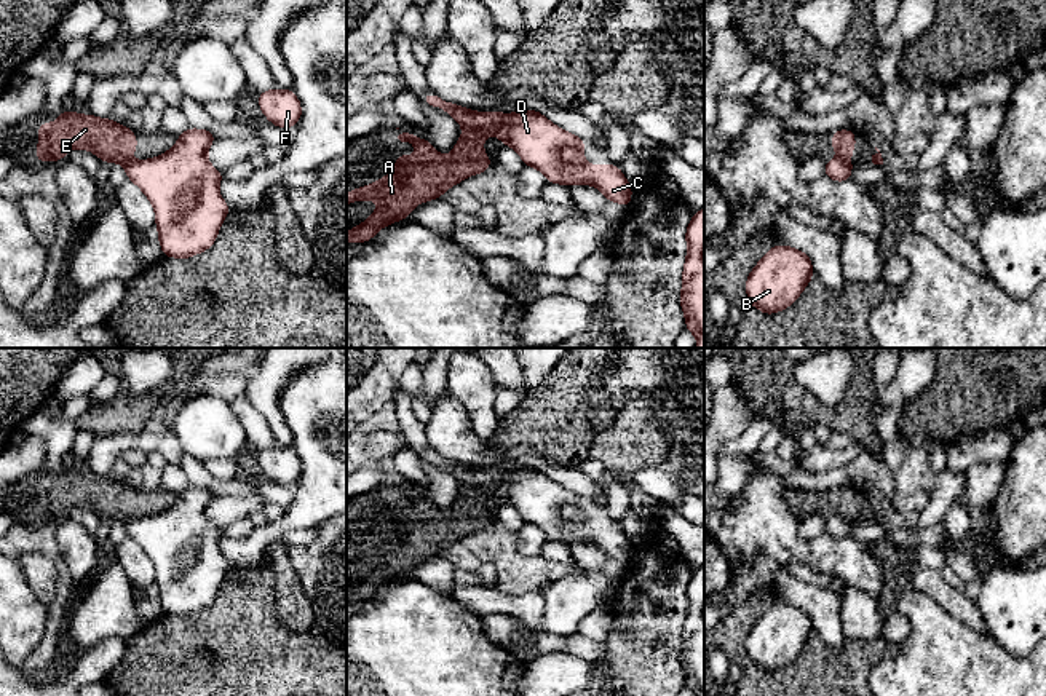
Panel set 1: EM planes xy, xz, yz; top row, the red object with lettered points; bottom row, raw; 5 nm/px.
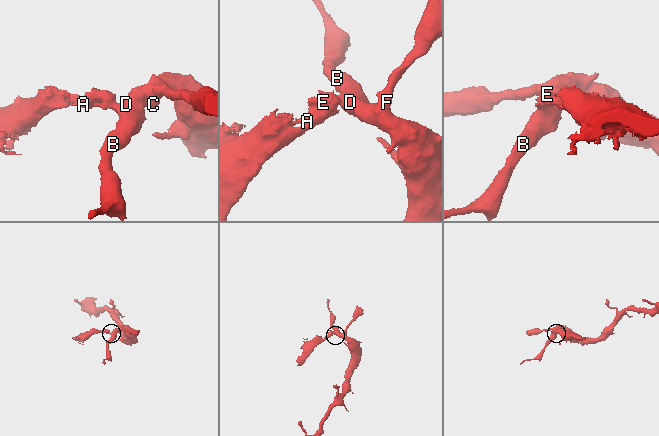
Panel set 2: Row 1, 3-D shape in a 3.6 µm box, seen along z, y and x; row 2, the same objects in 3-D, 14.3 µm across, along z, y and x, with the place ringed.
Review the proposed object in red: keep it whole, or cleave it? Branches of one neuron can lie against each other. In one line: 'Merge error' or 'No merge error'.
Merge error

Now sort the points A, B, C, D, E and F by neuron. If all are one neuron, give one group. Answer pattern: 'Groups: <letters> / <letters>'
Groups: A E / B C D F

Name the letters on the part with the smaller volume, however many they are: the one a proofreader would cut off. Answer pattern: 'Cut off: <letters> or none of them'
Cut off: A, E

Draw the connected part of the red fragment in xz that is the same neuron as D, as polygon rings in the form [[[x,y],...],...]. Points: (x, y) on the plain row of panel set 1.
[[[438,453],[426,460],[450,471],[466,487],[482,487],[514,506],[525,524],[540,527],[549,541],[594,543],[607,559],[631,562],[632,544],[616,522],[586,522],[584,496],[561,487],[541,469],[474,469]]]

